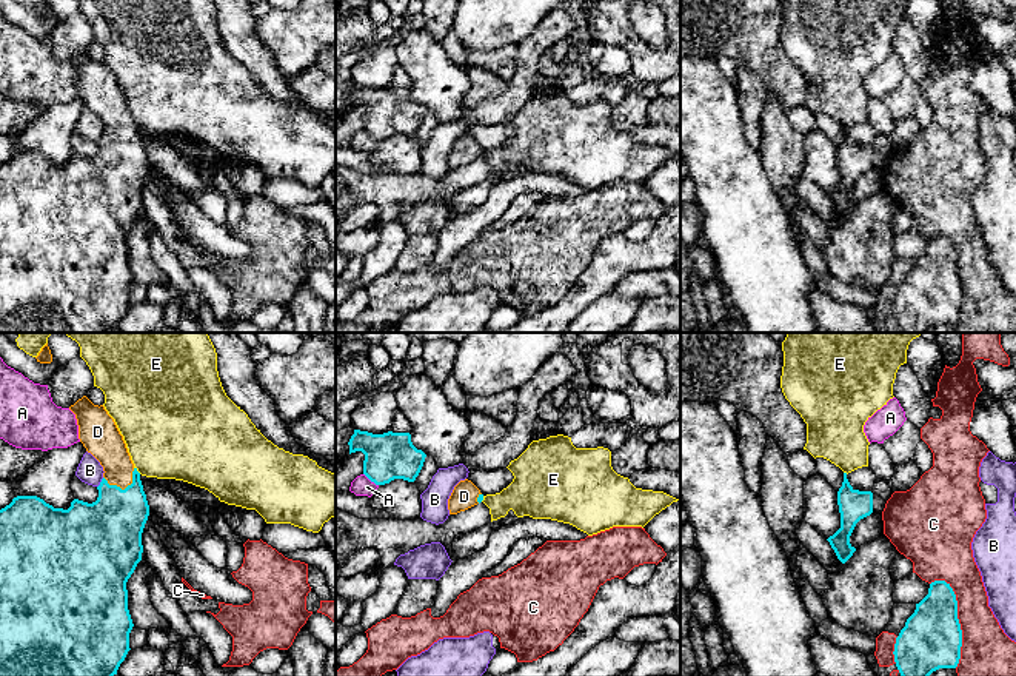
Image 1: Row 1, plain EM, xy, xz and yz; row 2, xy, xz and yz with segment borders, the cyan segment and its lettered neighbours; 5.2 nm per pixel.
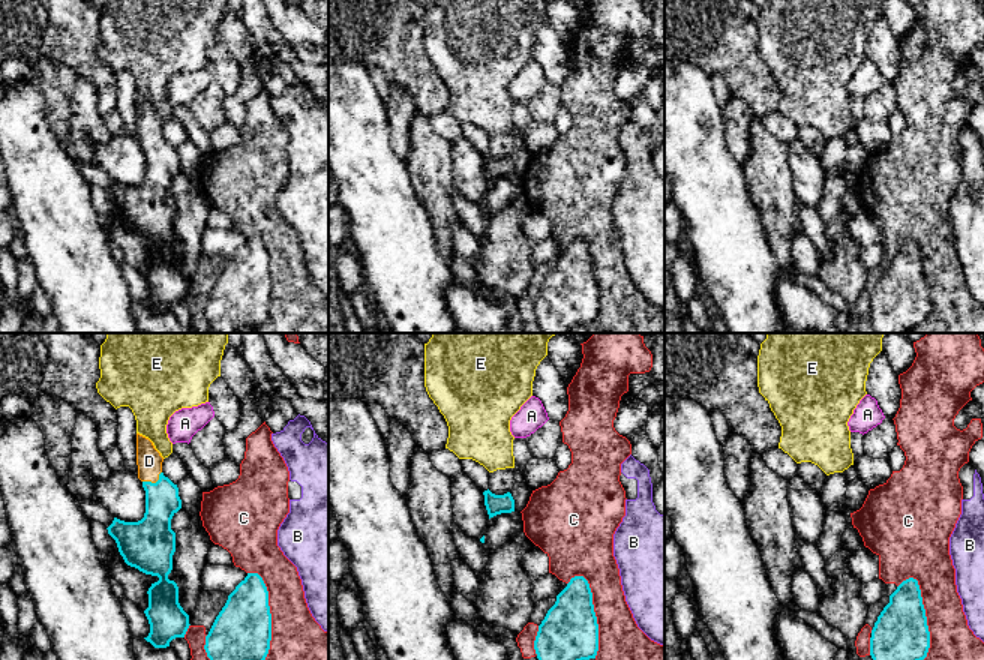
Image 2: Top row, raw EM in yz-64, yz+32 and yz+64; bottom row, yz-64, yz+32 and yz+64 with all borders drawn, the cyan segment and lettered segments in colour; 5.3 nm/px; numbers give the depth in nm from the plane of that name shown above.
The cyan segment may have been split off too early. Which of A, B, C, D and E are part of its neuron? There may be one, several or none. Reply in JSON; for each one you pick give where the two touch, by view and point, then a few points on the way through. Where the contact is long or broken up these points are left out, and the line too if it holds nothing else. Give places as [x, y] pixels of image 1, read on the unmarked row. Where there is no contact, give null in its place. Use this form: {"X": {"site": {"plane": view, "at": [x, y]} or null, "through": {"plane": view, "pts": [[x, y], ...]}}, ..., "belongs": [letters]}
{"D": {"site": {"plane": "xy", "at": [125, 143]}, "through": {"plane": "xy", "pts": [[108, 188], [122, 165], [125, 143], [106, 100]]}}, "belongs": ["D"]}

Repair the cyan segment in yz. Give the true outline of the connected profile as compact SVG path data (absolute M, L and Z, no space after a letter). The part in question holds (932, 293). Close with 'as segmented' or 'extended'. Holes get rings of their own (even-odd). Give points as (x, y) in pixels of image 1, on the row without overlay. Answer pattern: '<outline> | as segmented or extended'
M934 236L896 293L896 322L902 333L928 333L939 323L956 323L961 302L956 249L945 236Z | as segmented

